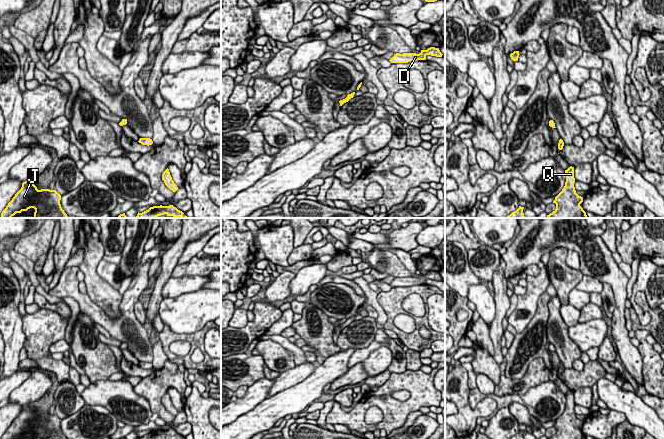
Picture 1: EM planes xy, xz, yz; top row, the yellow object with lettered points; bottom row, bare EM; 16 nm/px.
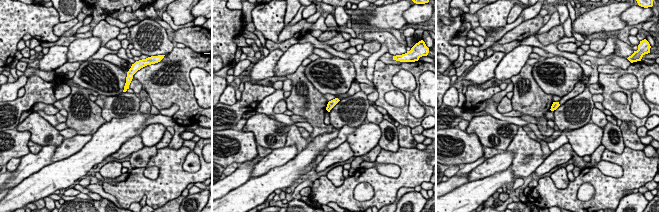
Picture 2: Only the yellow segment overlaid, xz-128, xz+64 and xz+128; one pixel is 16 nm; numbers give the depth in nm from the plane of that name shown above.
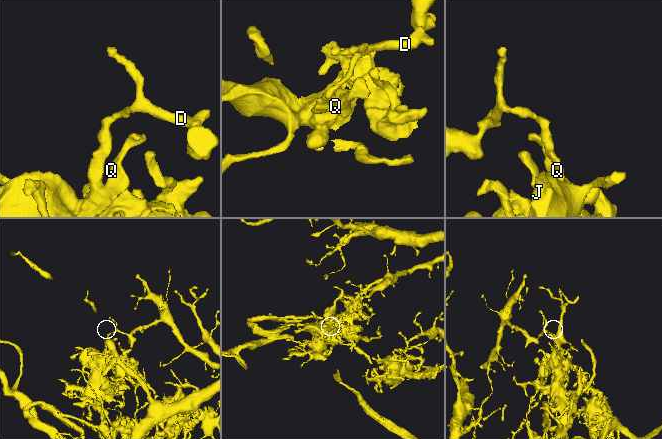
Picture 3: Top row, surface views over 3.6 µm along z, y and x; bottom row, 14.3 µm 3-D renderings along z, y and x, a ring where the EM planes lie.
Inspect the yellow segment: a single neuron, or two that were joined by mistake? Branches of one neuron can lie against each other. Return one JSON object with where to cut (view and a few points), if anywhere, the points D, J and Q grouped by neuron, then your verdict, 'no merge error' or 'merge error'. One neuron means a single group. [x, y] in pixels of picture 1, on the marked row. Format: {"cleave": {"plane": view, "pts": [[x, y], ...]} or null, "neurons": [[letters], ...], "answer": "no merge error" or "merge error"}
{"cleave": {"plane": "xy", "pts": [[122, 120], [125, 124]]}, "neurons": [["D"], ["J", "Q"]], "answer": "merge error"}

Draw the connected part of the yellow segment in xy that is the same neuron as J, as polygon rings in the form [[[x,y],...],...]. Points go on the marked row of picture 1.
[[[25,181],[15,194],[0,218],[11,218],[16,213],[34,208],[34,218],[68,218],[60,204],[61,195],[56,190],[41,189]]]

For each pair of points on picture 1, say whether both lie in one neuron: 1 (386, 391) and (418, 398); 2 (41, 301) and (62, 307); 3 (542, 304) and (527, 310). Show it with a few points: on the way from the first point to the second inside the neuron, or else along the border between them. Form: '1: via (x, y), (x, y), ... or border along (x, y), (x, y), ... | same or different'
1: via (394, 385), (407, 385), (412, 390) | same
2: via (46, 305), (57, 307) | same
3: border along (545, 290), (539, 297), (536, 312), (526, 327) | different

